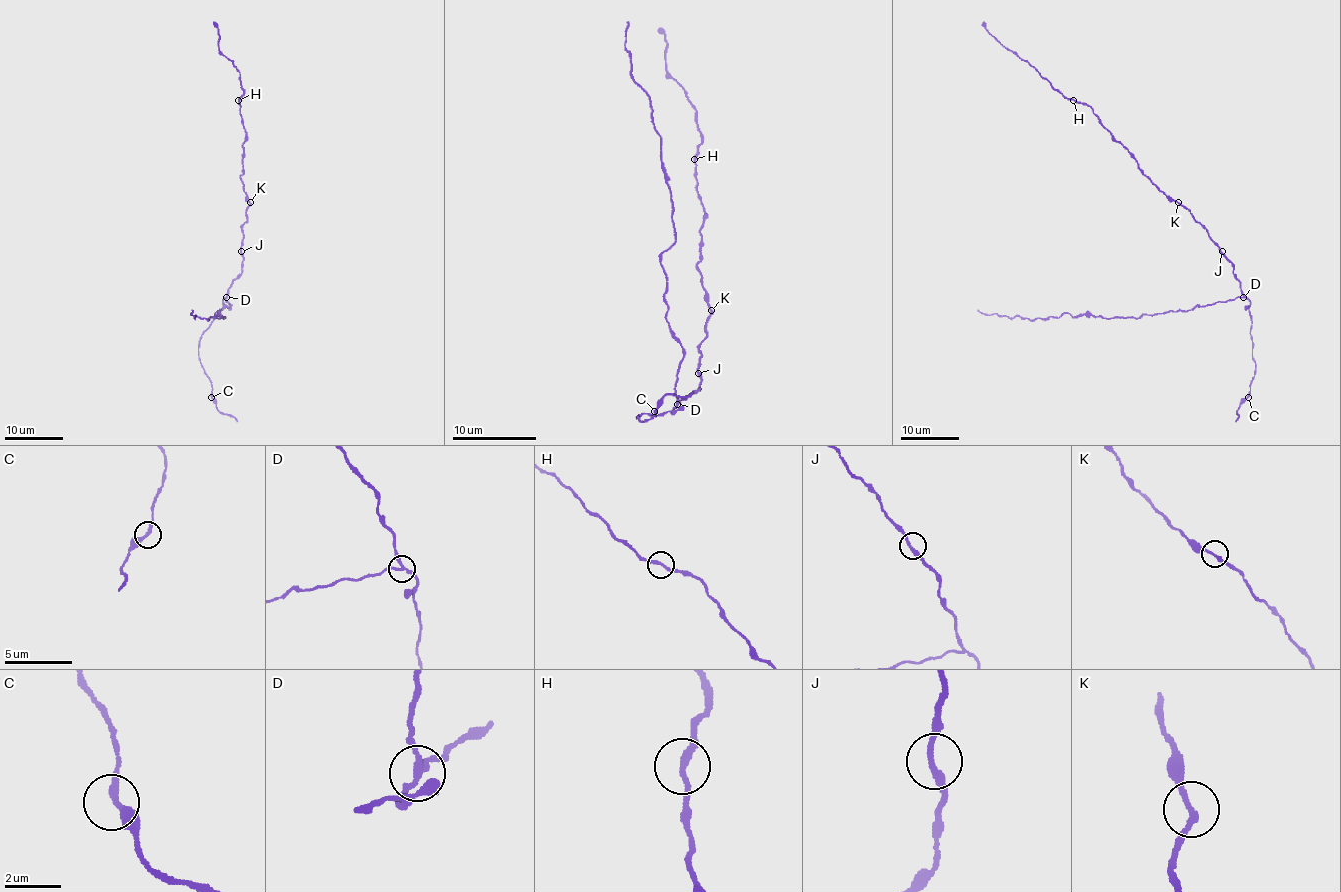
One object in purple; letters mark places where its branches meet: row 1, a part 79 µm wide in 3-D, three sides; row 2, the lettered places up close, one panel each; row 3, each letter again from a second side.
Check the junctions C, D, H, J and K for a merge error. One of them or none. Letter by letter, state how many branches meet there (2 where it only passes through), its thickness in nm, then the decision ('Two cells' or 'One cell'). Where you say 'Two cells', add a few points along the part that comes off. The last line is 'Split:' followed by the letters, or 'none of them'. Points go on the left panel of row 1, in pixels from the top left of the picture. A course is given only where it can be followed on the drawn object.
C: Branches: 2. Thickness 240 nm. One cell
D: Branches: 3. Thickness 200 nm. Two cells. Course of the part to remove: (227, 297), (231, 305), (215, 314), (222, 318), (215, 313), (208, 320), (195, 317), (193, 310)
H: Branches: 2. Thickness 220 nm. One cell
J: Branches: 2. Thickness 240 nm. One cell
K: Branches: 2. Thickness 200 nm. One cell
Split: D

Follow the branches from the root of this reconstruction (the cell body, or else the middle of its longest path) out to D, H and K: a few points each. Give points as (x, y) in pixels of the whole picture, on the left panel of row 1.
D: (241, 253), (241, 273), (233, 282), (227, 297)
H: (241, 253), (243, 224), (247, 219), (246, 211), (250, 203), (240, 177), (246, 129), (238, 100)
K: (241, 253), (243, 224), (247, 219), (246, 211), (250, 202)

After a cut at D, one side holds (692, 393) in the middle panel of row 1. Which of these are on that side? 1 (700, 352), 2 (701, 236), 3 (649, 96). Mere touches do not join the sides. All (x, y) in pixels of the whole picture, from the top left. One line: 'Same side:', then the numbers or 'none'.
Same side: 1, 2

